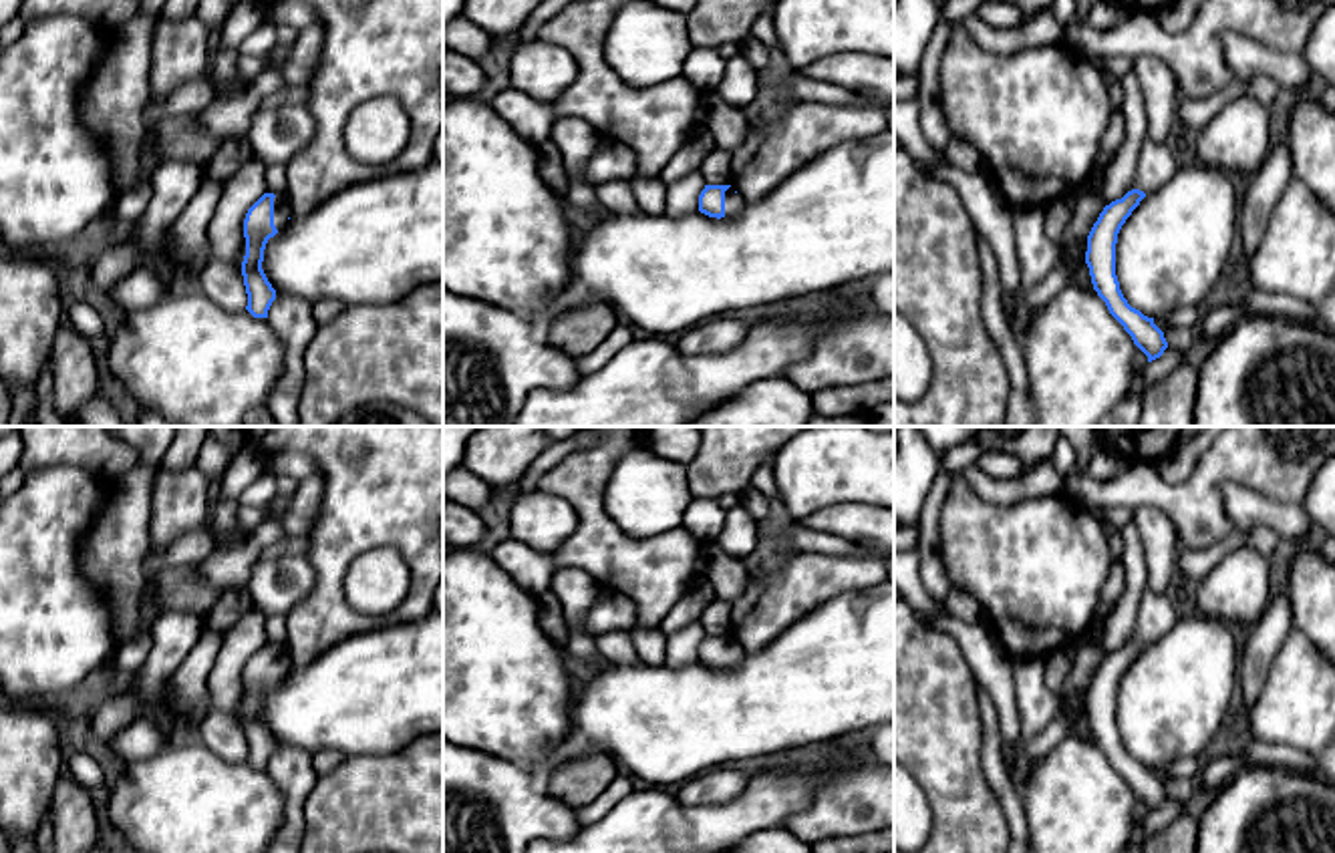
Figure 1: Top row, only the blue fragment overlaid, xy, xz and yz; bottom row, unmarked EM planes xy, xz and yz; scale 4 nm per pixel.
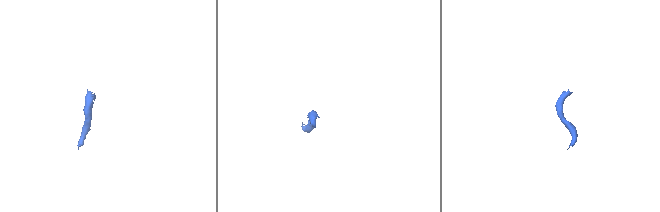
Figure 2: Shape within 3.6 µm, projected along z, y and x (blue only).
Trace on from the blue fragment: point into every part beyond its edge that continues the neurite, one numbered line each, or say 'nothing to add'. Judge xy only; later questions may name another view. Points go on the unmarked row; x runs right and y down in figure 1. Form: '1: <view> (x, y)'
1: xy (280, 652)

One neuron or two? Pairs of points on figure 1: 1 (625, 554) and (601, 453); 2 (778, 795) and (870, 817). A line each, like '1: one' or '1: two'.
1: one
2: two

